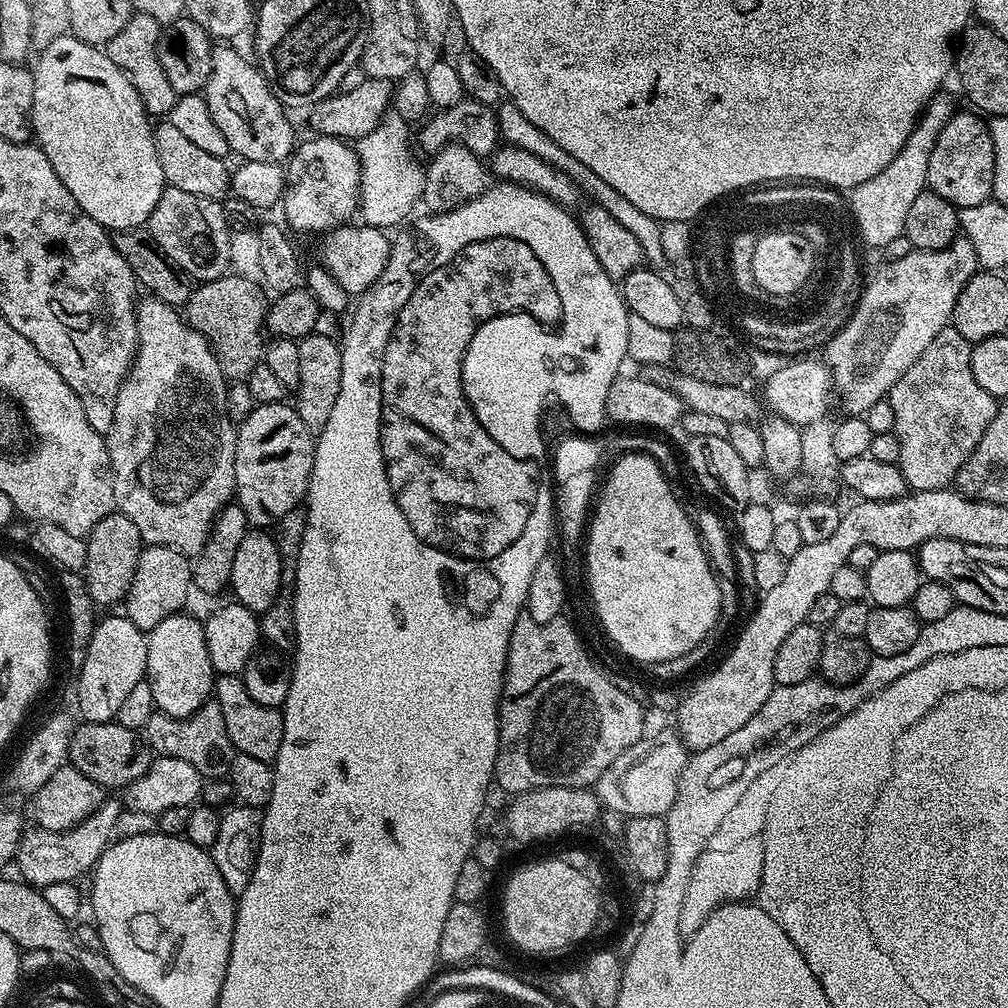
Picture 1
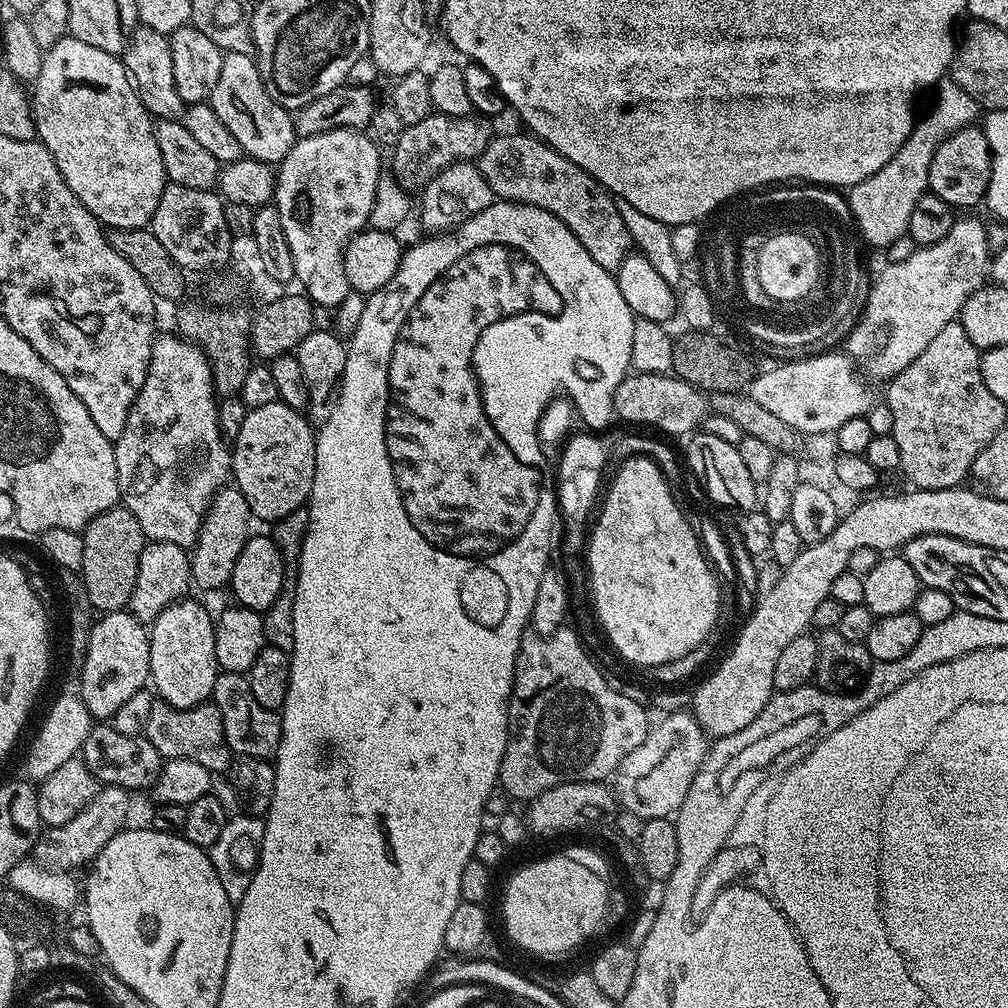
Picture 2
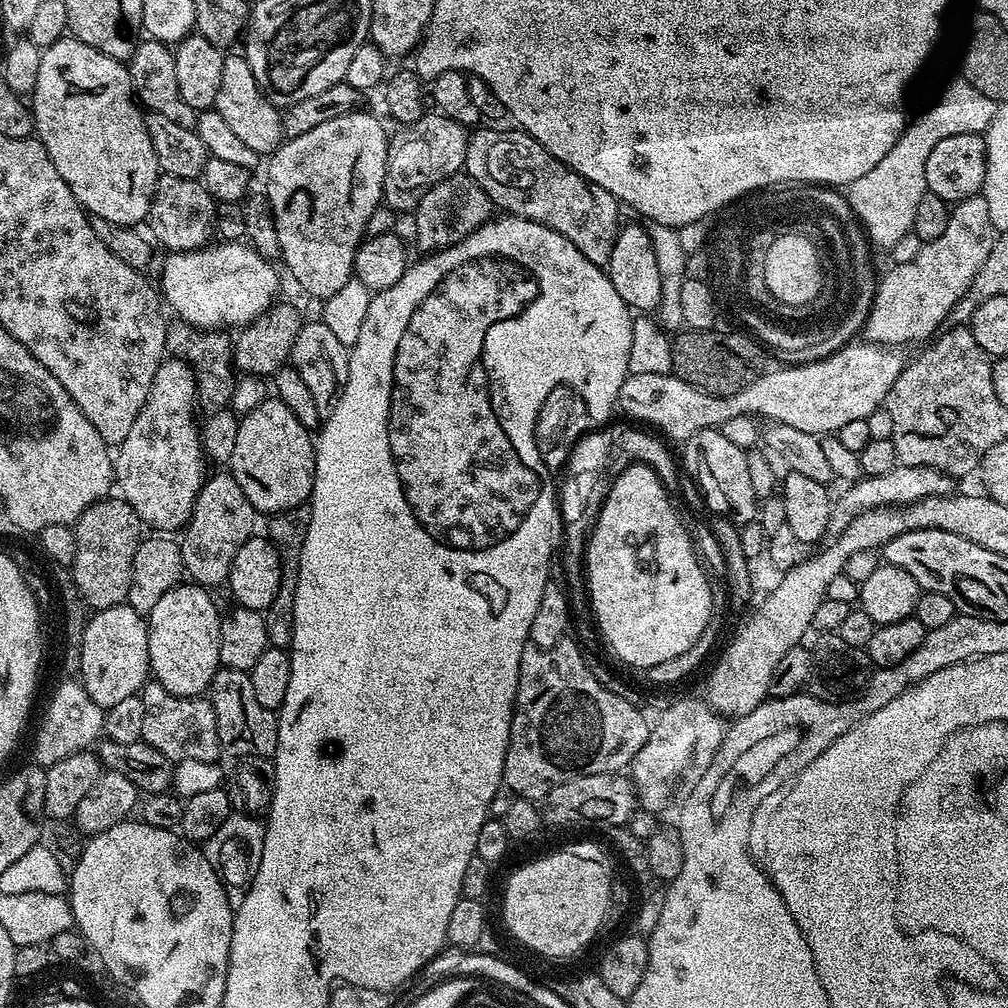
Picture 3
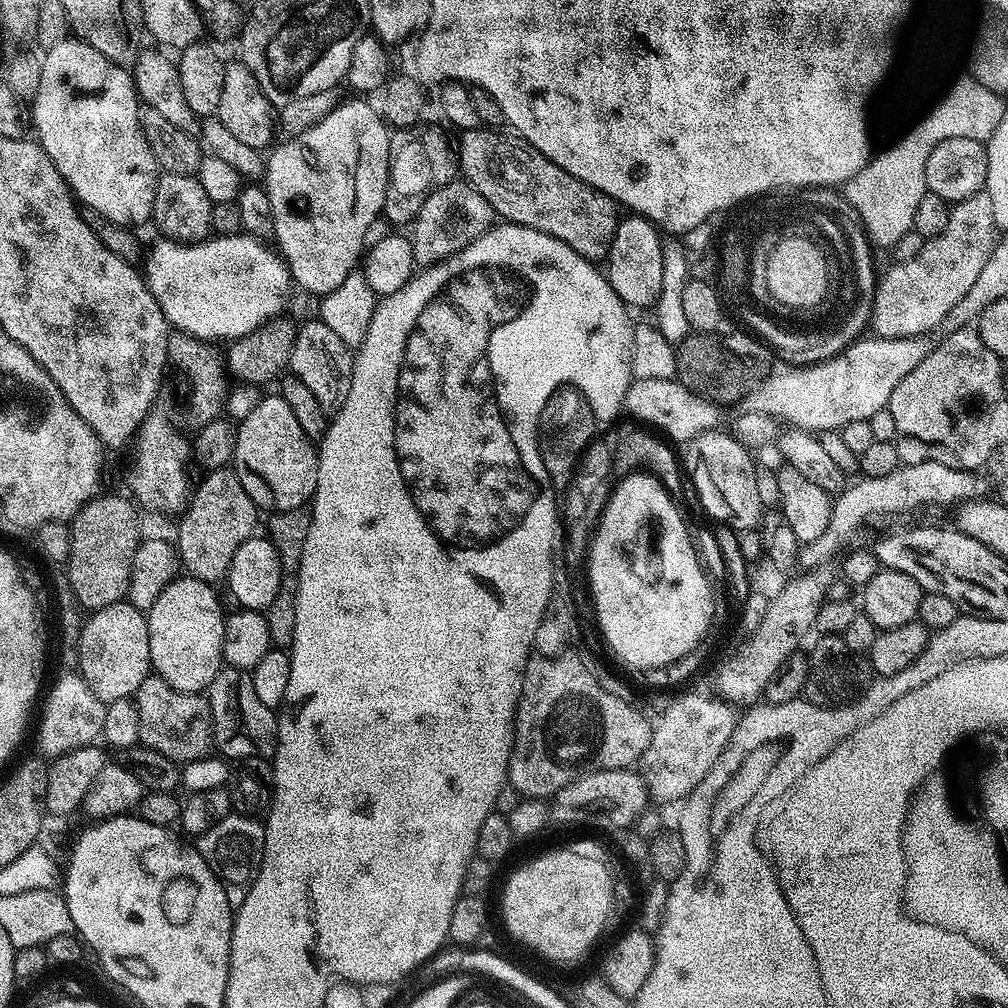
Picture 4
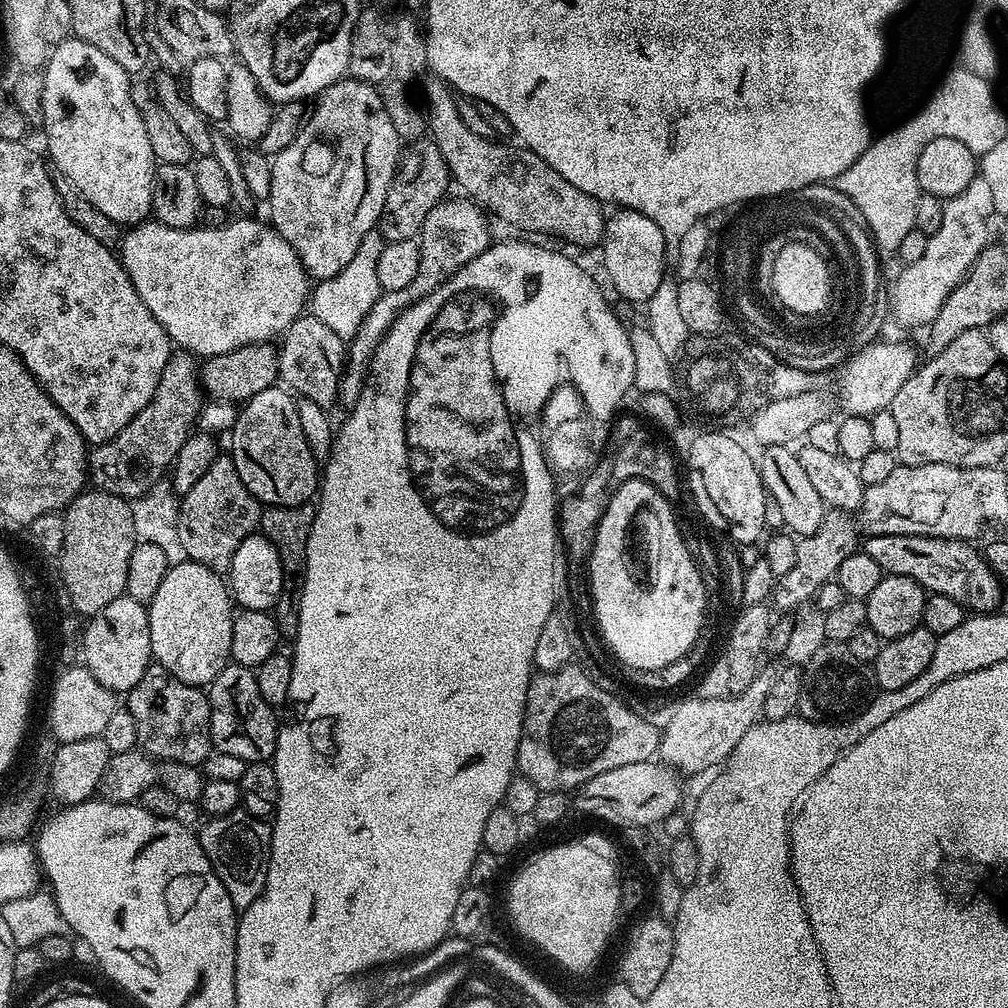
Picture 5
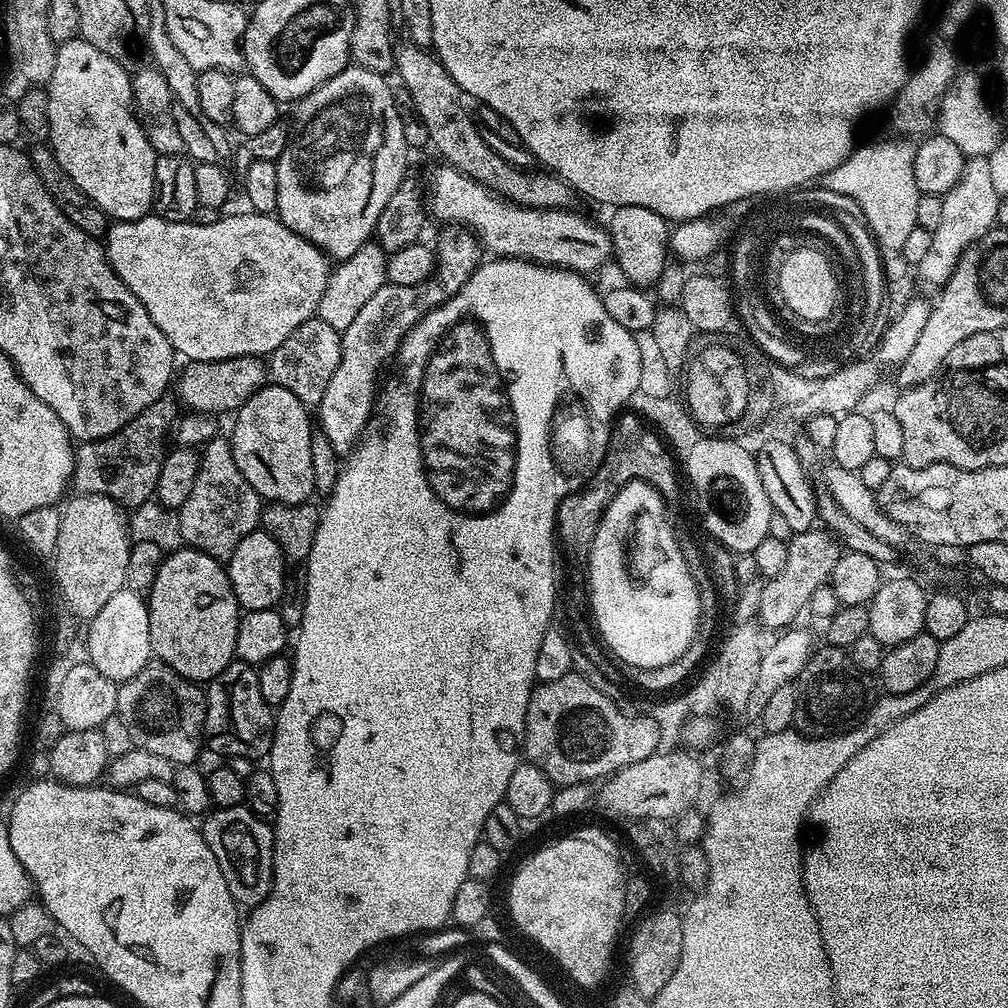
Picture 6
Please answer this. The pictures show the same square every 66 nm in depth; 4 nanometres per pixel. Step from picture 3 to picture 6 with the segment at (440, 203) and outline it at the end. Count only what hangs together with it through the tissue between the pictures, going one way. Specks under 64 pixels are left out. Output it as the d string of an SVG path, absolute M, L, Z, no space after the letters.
M448 226L443 230L445 232L434 243L432 275L414 286L384 283L368 299L366 306L358 310L354 322L346 326L340 337L338 366L335 367L334 374L326 385L326 392L322 394L322 402L318 405L319 431L326 434L330 446L338 454L347 454L360 443L360 437L368 425L368 417L374 411L374 401L378 396L376 379L379 378L384 363L387 360L389 363L400 351L404 335L430 310L434 310L439 304L445 304L456 294L478 267L482 248L476 237L463 226Z

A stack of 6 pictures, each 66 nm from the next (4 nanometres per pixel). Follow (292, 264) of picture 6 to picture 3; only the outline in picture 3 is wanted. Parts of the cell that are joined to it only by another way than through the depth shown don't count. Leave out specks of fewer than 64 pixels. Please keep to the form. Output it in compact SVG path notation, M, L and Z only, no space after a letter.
M212 242L193 252L167 253L158 292L179 319L201 330L239 330L272 307L280 288L276 268L244 242Z

